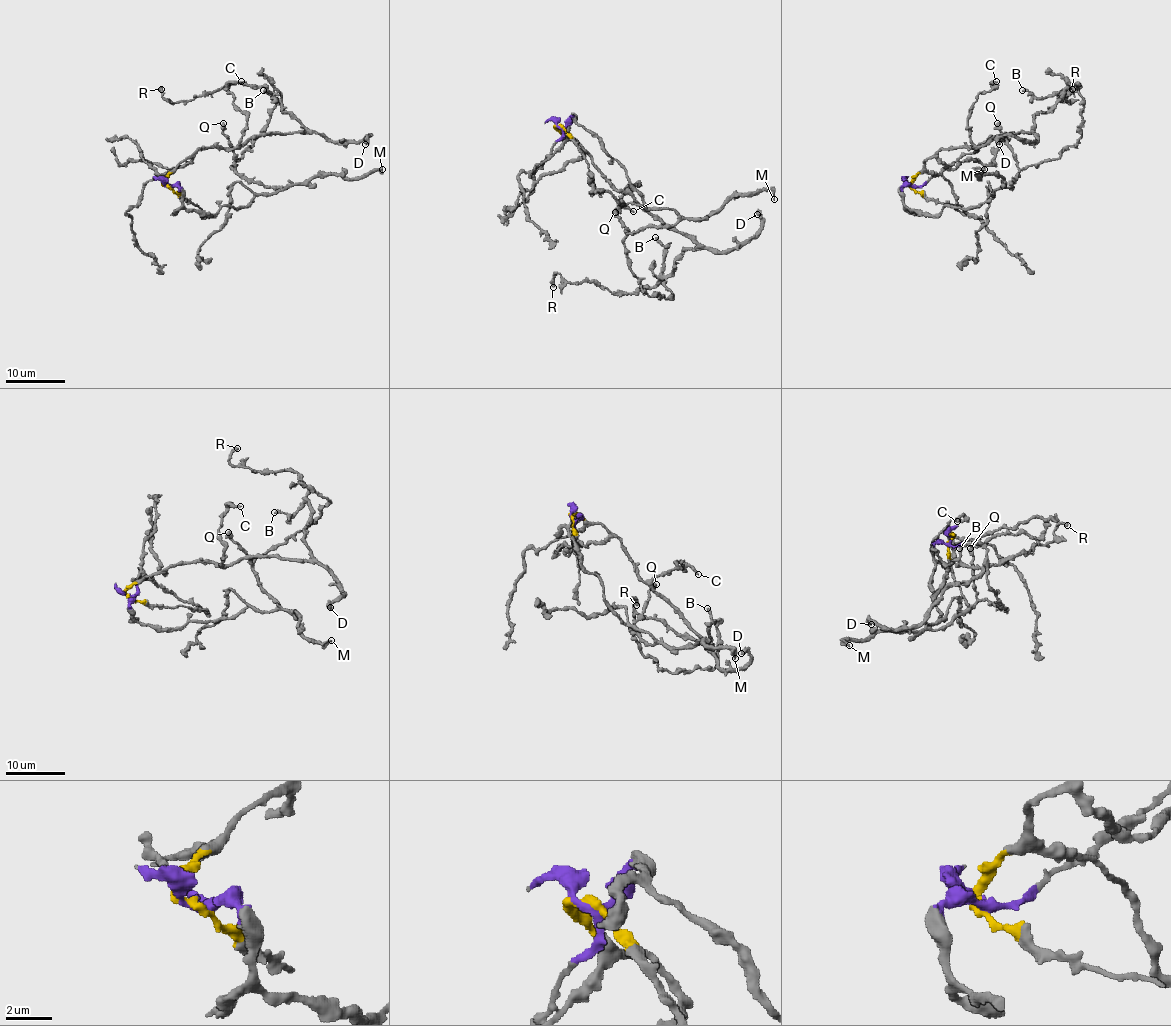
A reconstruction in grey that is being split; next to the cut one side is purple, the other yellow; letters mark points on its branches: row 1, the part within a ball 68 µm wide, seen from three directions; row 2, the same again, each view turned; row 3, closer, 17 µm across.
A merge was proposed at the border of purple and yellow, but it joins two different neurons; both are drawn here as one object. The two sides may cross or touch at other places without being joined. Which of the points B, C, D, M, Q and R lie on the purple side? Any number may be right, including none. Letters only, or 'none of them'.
M, Q

